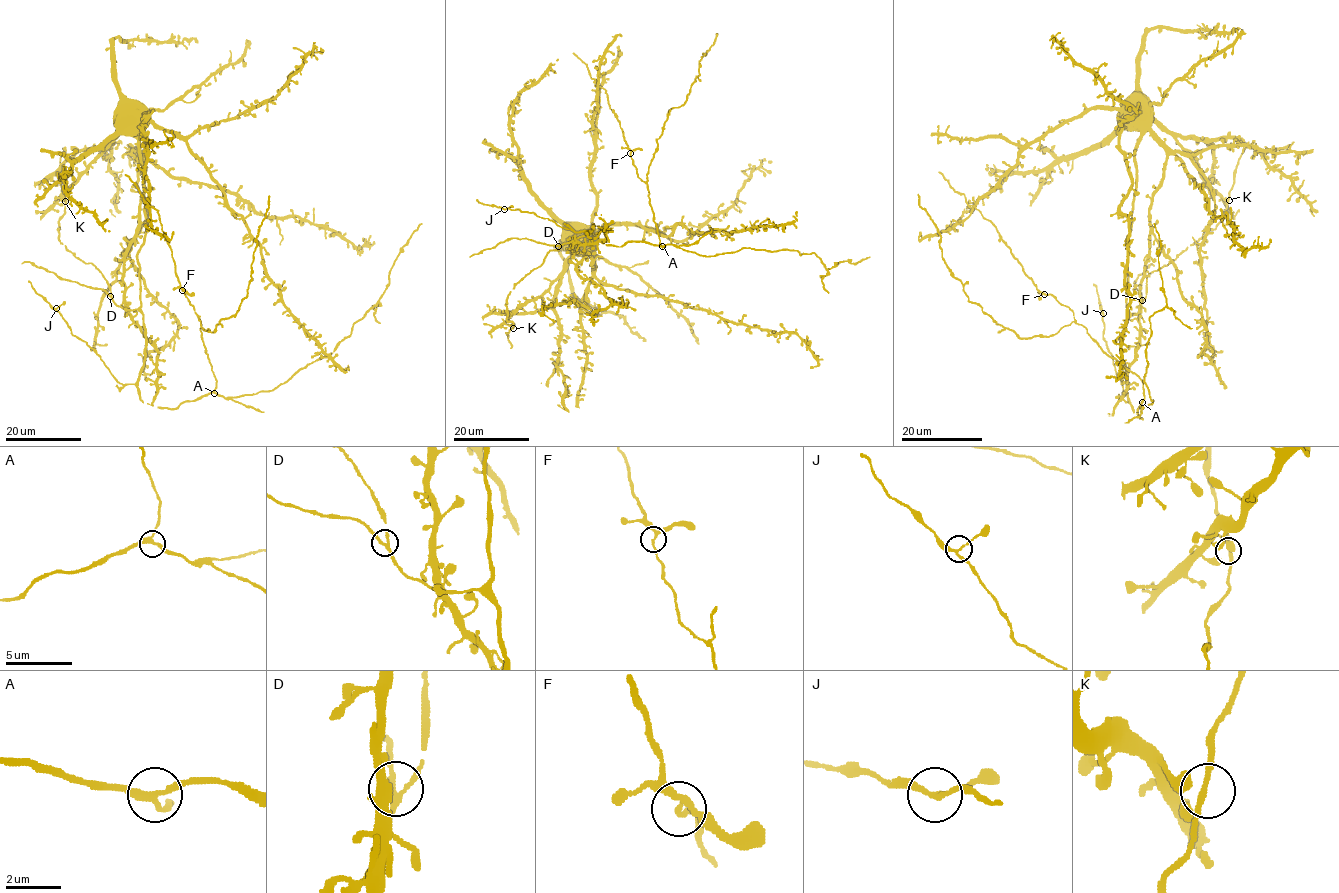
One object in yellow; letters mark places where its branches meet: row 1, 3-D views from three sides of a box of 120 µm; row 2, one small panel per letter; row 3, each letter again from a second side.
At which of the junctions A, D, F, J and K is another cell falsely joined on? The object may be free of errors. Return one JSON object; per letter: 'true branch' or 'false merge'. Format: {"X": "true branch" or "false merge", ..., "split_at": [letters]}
{"A": "true branch", "D": "true branch", "F": "true branch", "J": "true branch", "K": "true branch", "split_at": []}

